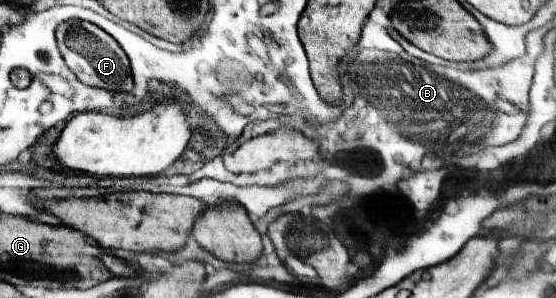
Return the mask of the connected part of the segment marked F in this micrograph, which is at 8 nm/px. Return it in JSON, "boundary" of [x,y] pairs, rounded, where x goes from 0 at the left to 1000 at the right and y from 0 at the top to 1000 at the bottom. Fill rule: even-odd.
{"boundary":[[[122,67],[112,87],[104,87],[101,128],[104,128],[104,154],[108,154],[108,174],[119,201],[119,215],[133,235],[133,248],[151,282],[205,302],[205,309],[237,302],[237,248],[234,248],[230,188],[212,154],[212,141],[198,114],[191,114],[183,94],[176,94],[162,74]],[[140,81],[147,81],[147,87],[140,87]]]}

